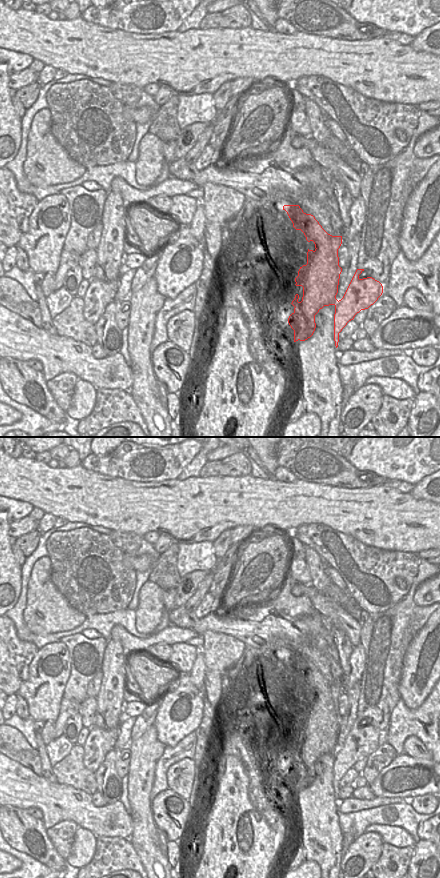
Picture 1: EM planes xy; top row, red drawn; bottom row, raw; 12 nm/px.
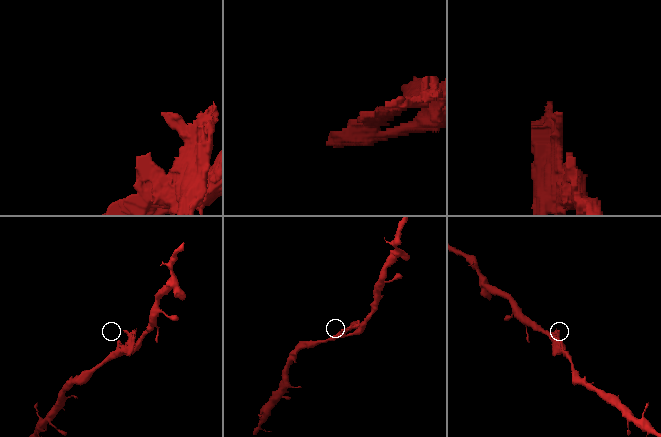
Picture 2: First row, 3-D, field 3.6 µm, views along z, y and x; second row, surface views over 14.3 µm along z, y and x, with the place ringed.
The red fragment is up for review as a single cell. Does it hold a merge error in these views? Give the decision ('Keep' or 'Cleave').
Cleave.

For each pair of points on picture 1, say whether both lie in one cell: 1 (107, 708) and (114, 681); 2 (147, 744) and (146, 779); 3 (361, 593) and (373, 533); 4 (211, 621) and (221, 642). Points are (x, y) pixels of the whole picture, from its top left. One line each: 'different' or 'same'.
1: same
2: same
3: different
4: different

